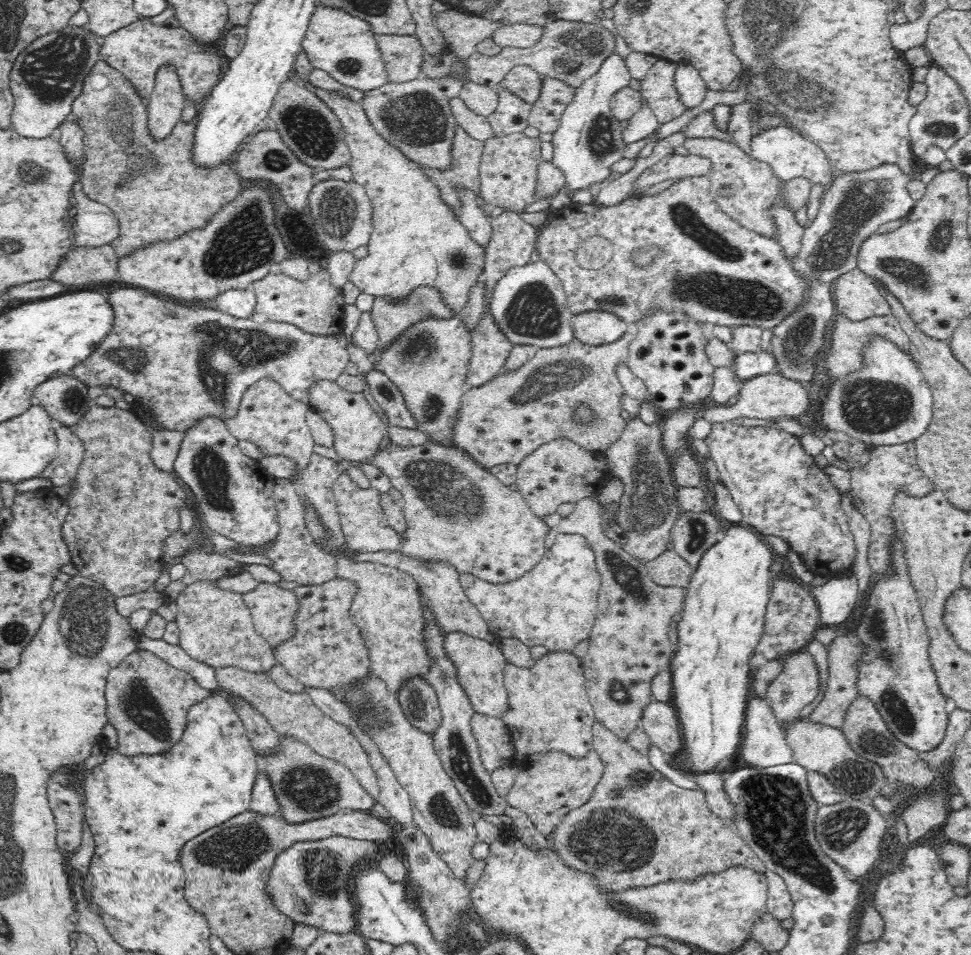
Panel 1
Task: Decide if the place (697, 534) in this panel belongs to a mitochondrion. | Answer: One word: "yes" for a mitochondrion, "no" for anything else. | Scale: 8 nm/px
yes

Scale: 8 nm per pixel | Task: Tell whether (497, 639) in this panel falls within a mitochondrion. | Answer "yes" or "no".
no

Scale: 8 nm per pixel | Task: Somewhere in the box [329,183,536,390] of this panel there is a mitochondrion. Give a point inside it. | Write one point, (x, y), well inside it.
(421, 346)

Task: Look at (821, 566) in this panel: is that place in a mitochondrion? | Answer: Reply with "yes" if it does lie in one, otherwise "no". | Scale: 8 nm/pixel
no

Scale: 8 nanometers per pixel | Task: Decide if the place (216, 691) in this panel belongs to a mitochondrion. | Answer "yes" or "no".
no

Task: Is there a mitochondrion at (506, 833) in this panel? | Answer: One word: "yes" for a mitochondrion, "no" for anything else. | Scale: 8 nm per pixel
no

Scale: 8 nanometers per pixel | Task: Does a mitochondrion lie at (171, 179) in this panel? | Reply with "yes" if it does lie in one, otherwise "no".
no

